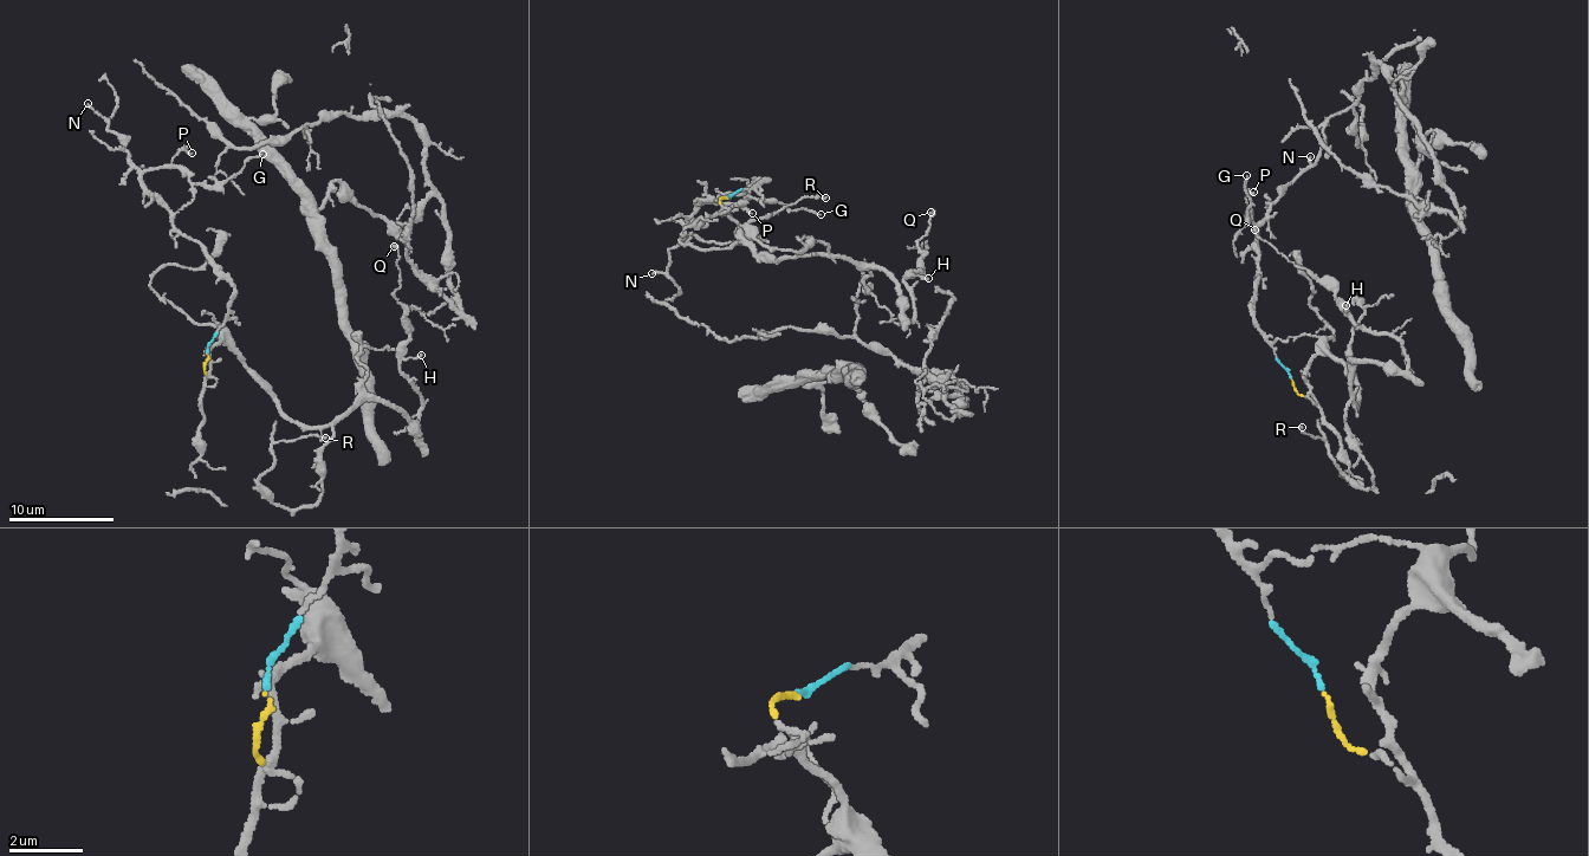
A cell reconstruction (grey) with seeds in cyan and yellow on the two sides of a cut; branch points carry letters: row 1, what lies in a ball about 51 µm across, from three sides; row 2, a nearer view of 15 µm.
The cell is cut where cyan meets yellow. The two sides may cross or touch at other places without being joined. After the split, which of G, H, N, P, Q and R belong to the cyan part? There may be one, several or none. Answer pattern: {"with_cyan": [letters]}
{"with_cyan": ["G", "N", "P"]}

